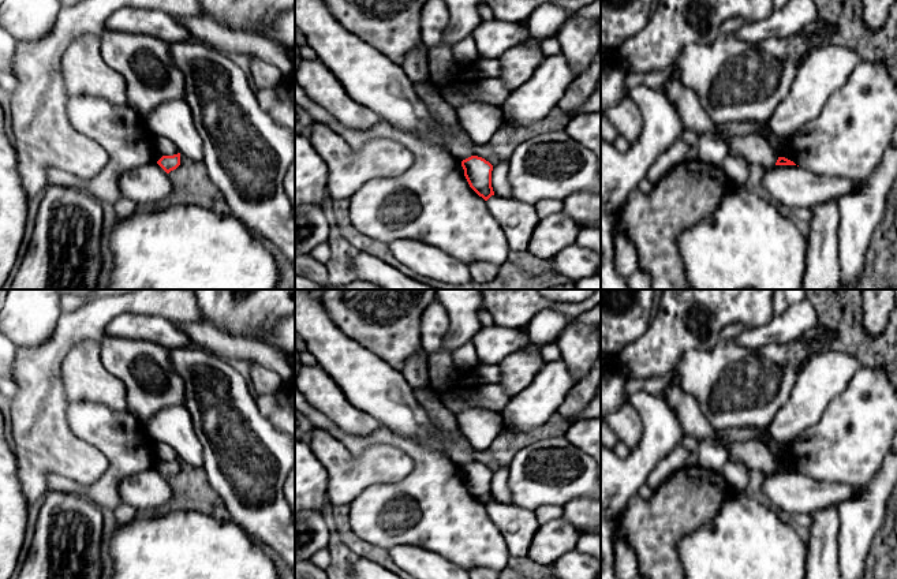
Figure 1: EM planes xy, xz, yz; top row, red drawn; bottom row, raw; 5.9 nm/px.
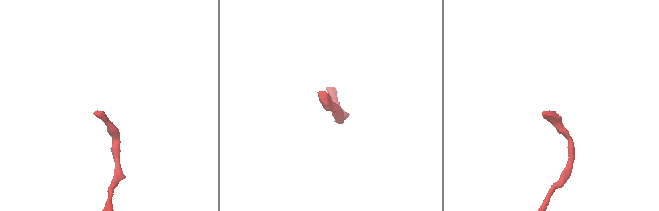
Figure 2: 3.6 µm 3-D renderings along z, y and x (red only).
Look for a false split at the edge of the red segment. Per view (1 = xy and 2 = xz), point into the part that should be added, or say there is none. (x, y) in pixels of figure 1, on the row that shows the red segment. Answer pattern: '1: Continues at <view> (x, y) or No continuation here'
1: No continuation here
2: No continuation here

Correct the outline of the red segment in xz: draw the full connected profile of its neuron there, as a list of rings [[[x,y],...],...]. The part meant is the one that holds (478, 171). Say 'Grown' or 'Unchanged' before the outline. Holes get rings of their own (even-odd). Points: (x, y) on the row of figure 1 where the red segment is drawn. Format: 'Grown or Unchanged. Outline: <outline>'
Unchanged. Outline: [[[471,156],[461,161],[470,187],[485,201],[494,195],[492,187],[493,165],[482,157]]]

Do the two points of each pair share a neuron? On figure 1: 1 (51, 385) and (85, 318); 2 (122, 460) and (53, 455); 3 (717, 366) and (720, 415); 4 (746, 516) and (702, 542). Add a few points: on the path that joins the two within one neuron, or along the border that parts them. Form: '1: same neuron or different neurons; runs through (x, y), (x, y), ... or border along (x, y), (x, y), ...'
1: same neuron; runs through (51, 369), (51, 354), (68, 335)
2: different neurons; border along (81, 439), (107, 460), (107, 469), (88, 485)
3: same neuron; runs through (720, 378), (720, 403)
4: same neuron; runs through (735, 527), (720, 542), (713, 542)

